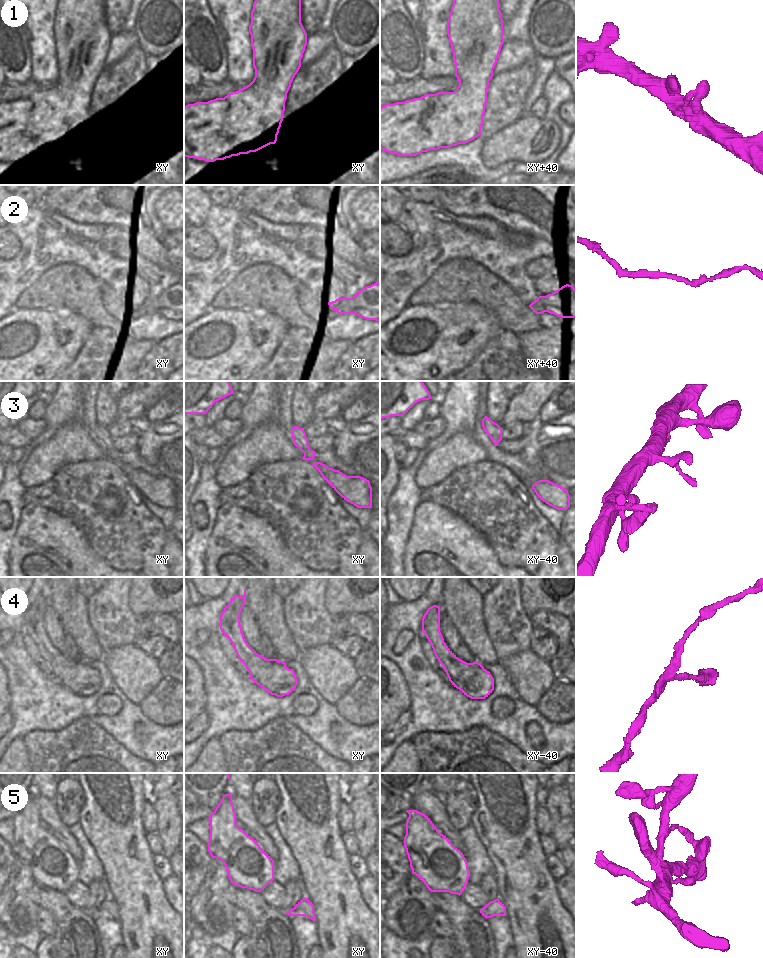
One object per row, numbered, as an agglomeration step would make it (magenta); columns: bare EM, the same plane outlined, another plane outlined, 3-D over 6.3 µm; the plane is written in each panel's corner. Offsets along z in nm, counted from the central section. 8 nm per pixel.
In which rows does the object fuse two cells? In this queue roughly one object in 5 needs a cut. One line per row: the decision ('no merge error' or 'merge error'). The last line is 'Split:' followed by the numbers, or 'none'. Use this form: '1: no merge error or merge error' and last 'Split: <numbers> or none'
1: no merge error
2: no merge error
3: no merge error
4: no merge error
5: no merge error
Split: none

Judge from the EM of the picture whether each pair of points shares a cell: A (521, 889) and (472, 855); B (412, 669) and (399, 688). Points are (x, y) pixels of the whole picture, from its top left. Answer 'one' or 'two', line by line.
A: two
B: two

